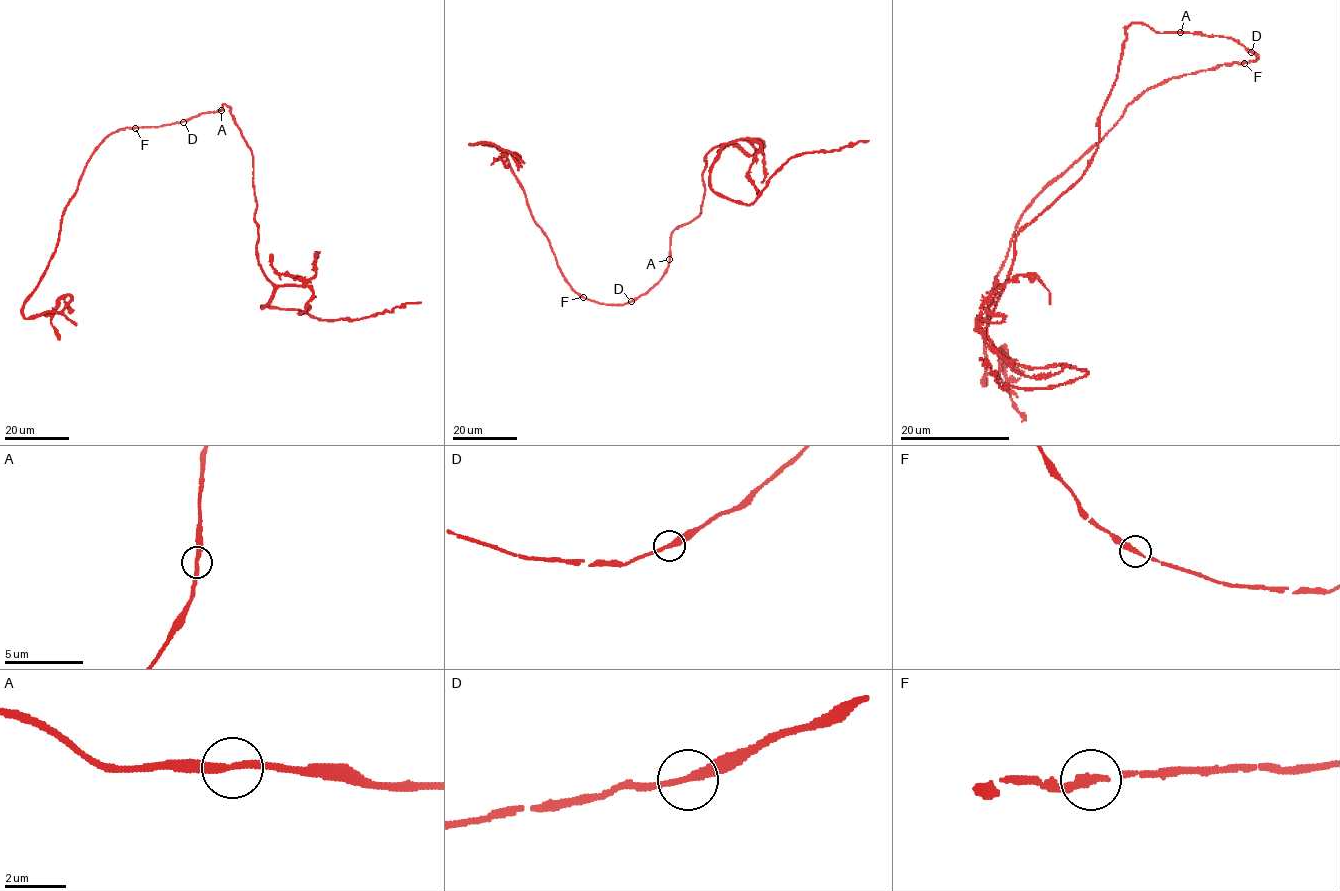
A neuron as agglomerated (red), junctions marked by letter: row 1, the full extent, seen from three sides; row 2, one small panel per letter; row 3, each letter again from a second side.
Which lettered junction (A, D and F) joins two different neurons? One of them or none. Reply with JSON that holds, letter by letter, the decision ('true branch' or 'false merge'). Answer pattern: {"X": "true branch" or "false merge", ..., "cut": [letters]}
{"A": "true branch", "D": "true branch", "F": "true branch", "cut": []}

